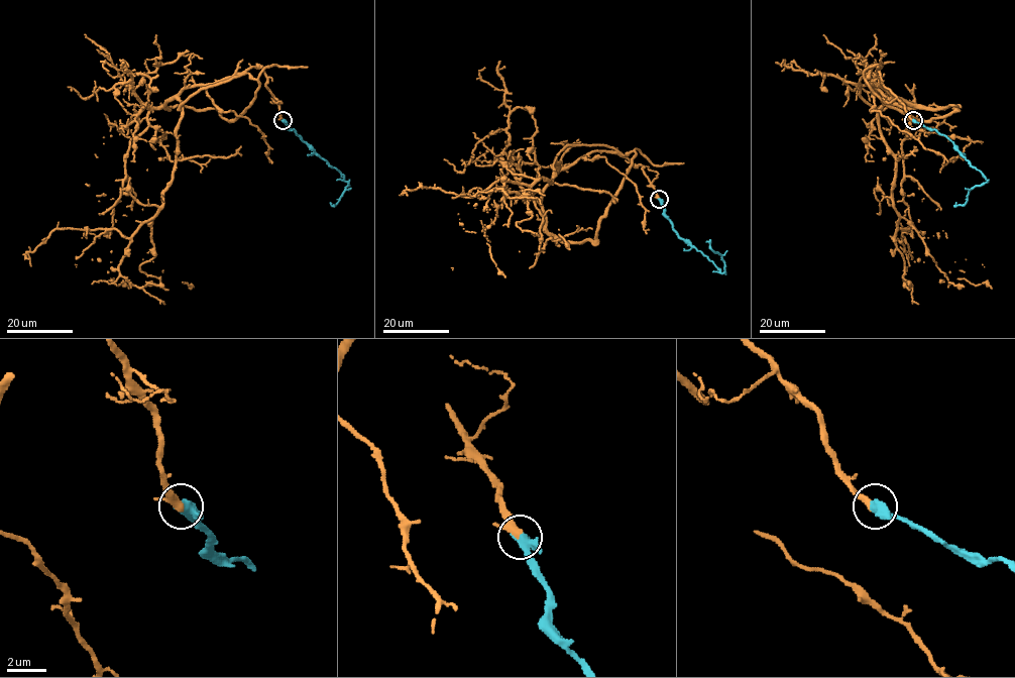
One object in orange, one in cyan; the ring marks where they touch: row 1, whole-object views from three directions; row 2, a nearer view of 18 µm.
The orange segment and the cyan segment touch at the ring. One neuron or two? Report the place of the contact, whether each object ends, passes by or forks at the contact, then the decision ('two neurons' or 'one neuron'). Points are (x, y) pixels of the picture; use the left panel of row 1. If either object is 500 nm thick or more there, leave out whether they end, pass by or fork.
(283, 120) | orange passes by | cyan passes by | one neuron

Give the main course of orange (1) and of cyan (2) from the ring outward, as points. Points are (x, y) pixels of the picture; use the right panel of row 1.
1: (913, 120), (874, 67), (892, 238), (957, 278), (984, 267)
2: (913, 120), (946, 136), (987, 181), (970, 190), (964, 205), (955, 206), (955, 202)

